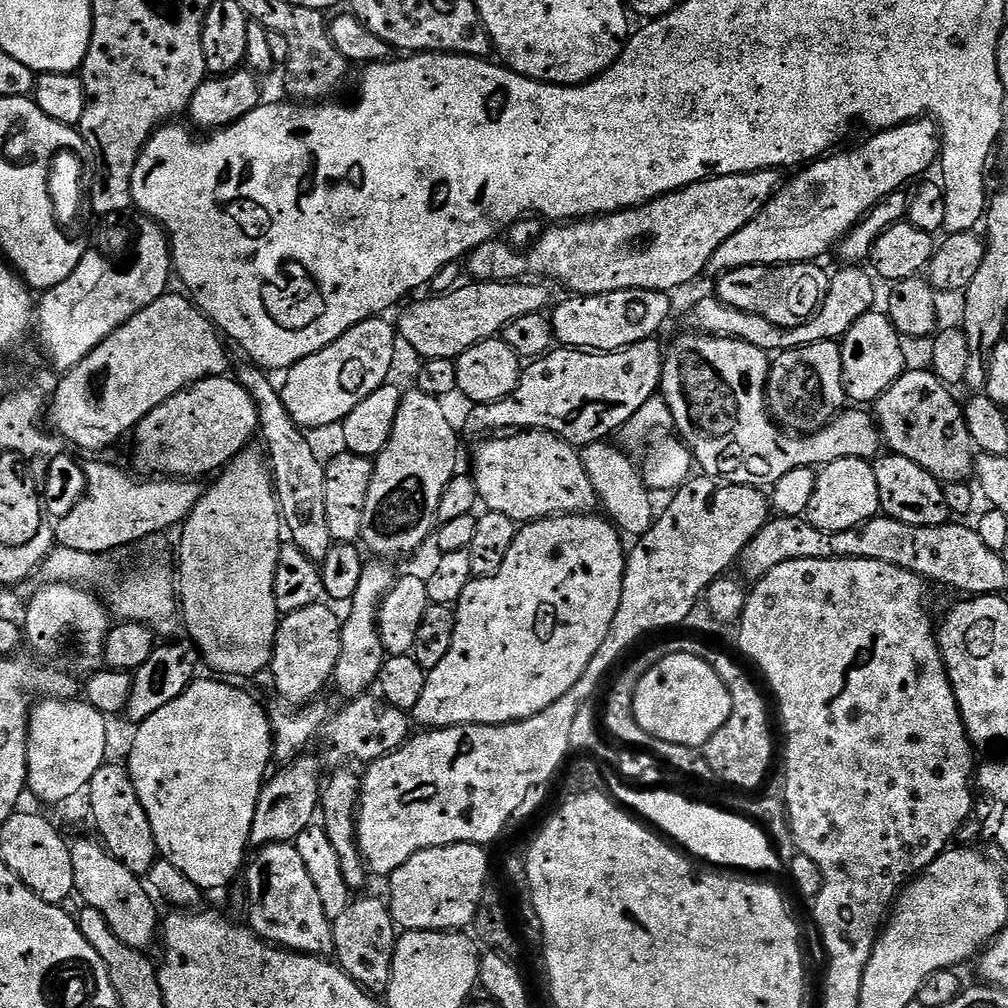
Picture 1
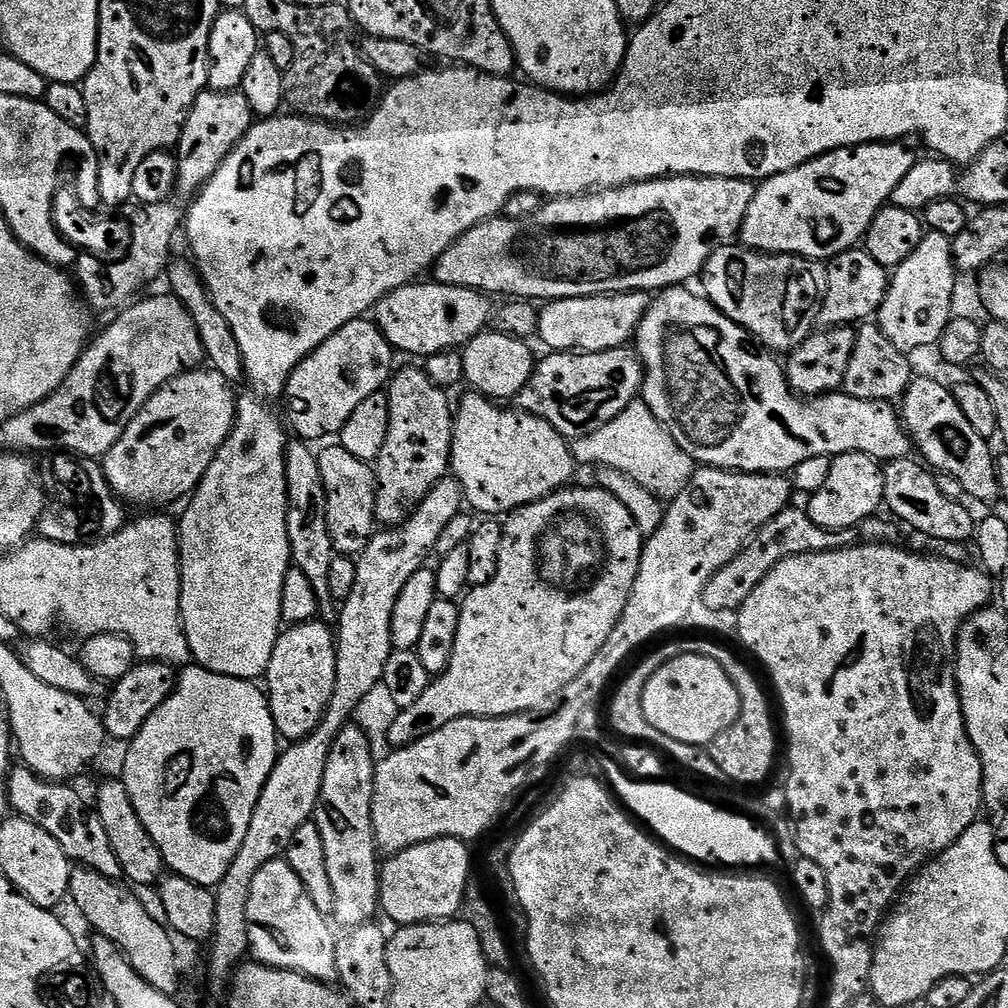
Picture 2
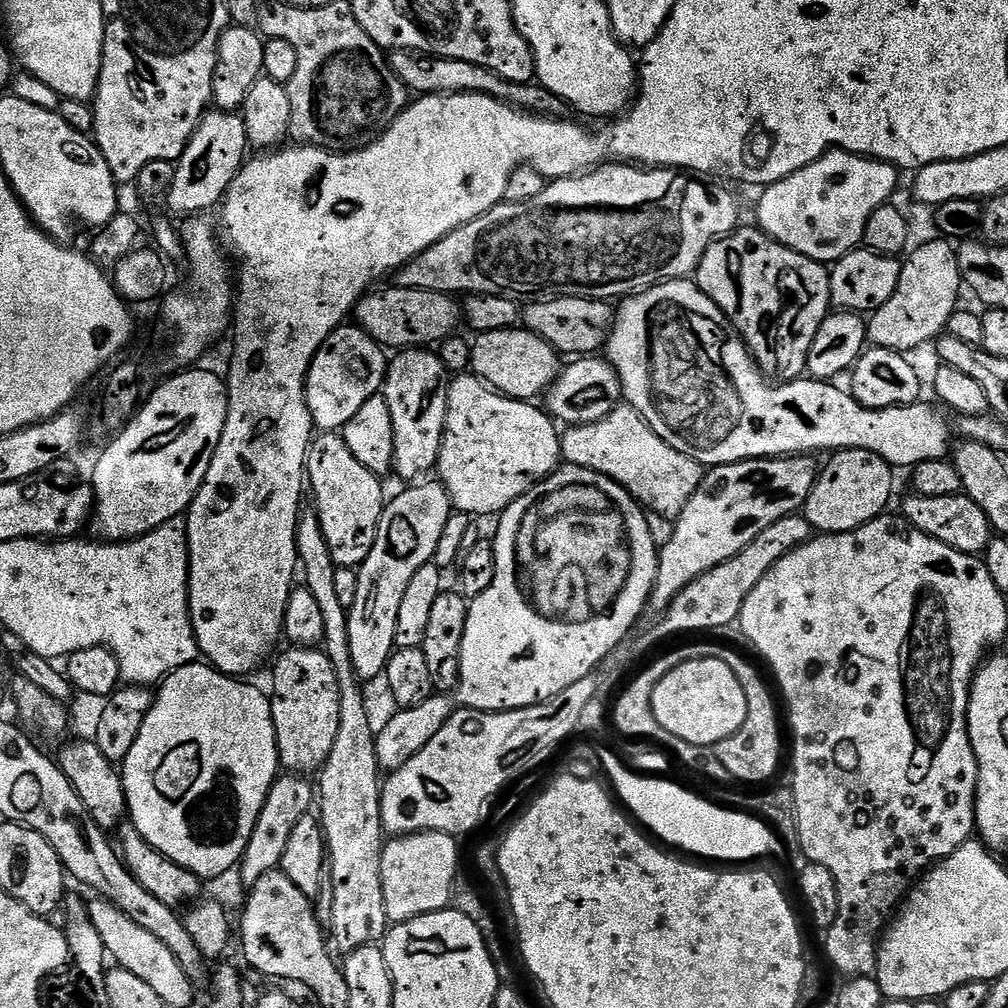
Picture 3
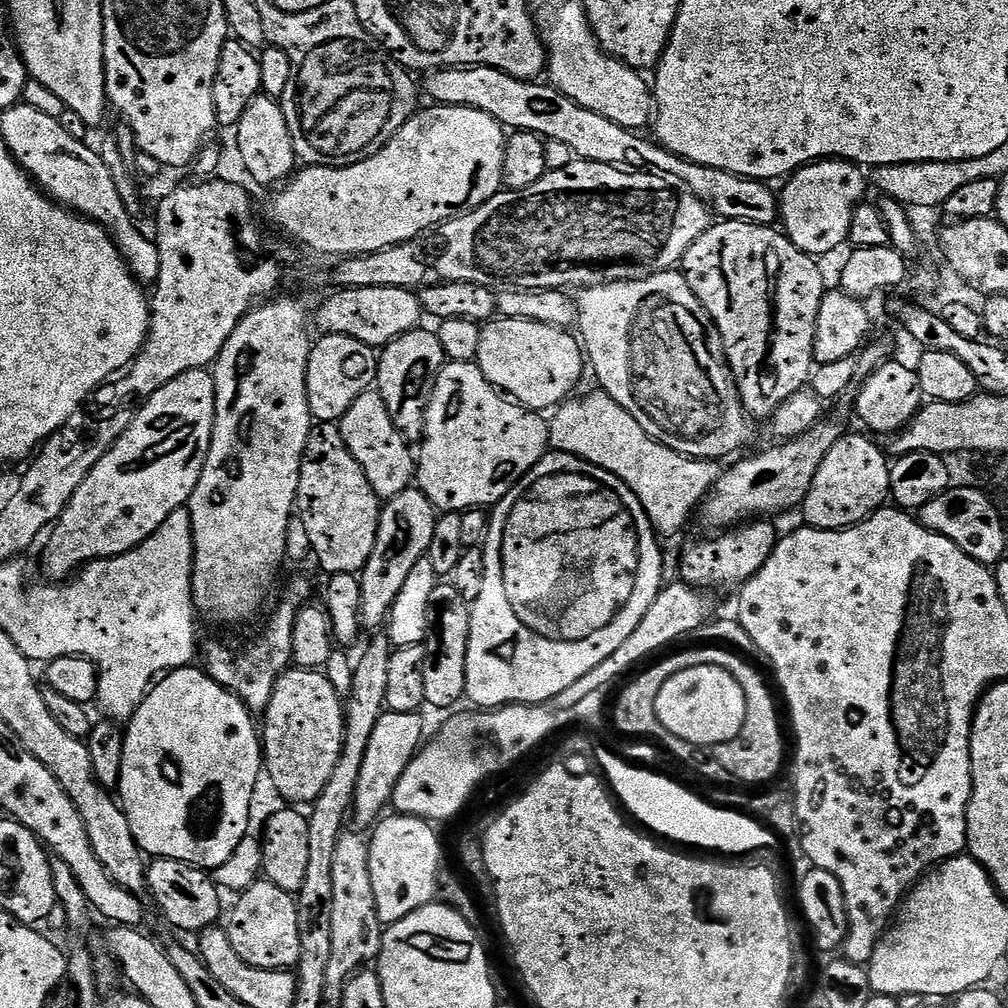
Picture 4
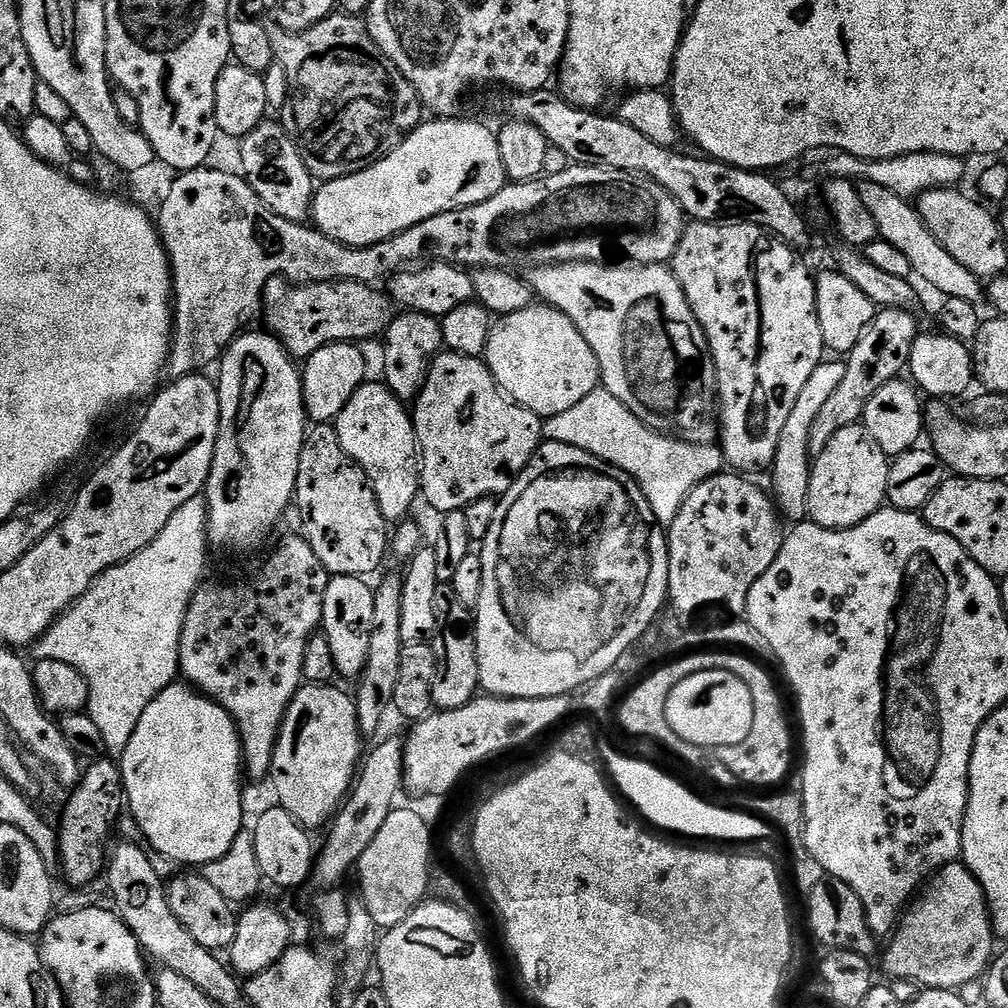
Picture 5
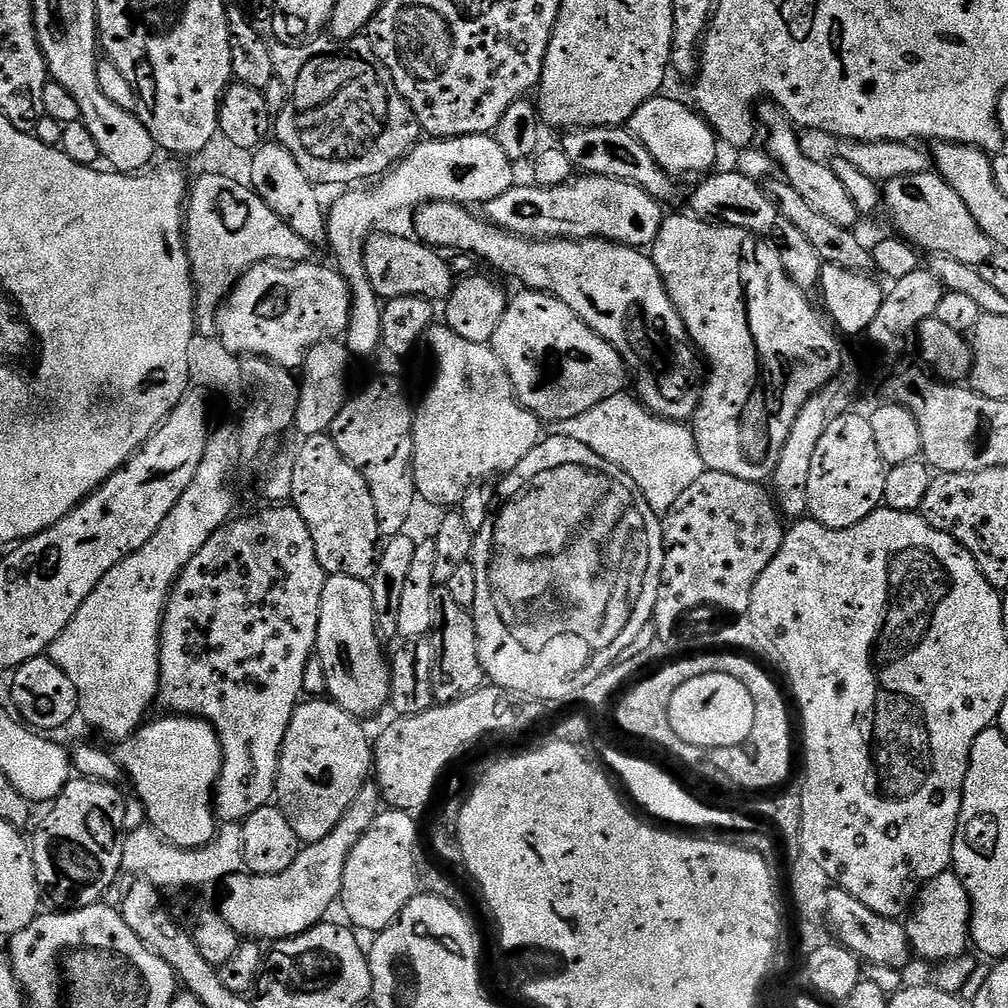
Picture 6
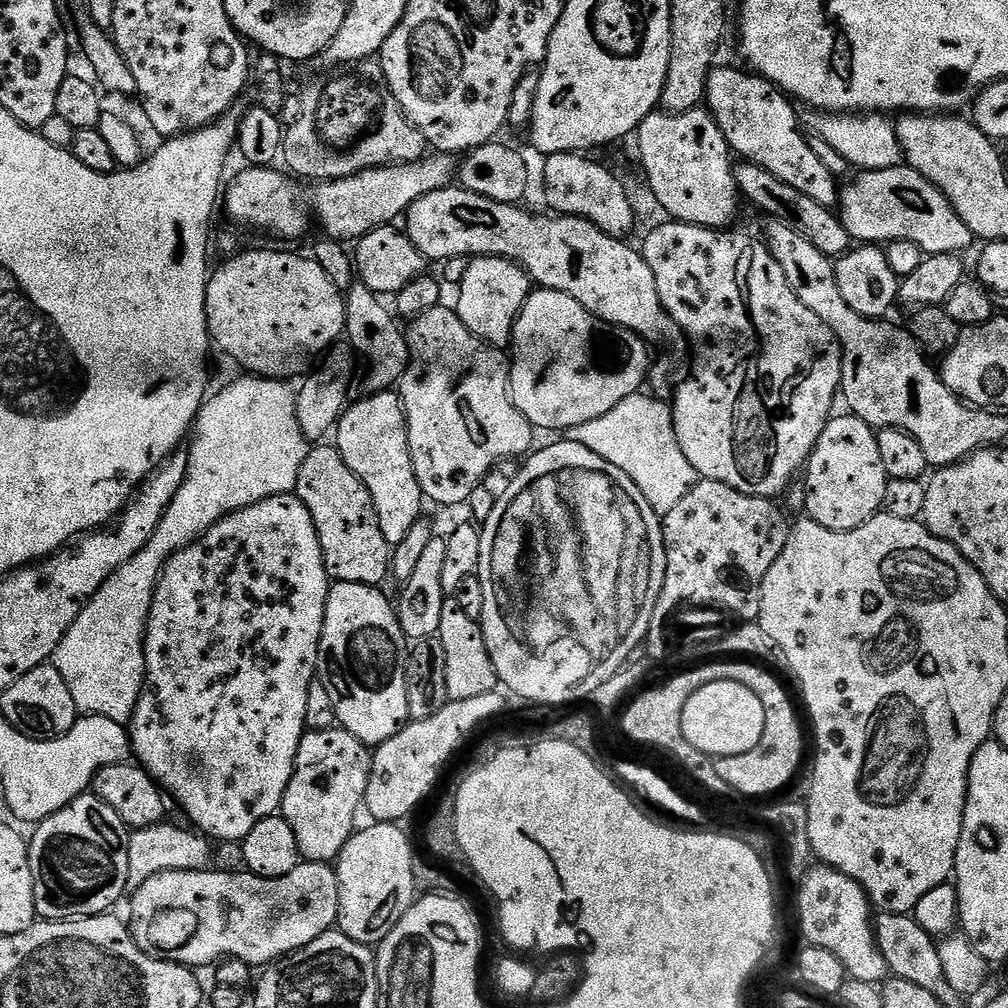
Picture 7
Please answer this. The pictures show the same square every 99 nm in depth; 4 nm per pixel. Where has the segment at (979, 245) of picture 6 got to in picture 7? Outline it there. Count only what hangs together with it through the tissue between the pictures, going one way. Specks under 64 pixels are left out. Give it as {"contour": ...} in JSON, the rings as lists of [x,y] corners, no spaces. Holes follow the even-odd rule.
{"contour":[[[901,166],[874,170],[873,172],[861,171],[847,181],[848,185],[841,187],[838,192],[838,215],[842,226],[846,226],[849,237],[864,246],[884,246],[889,240],[902,240],[914,242],[928,256],[941,256],[946,253],[964,254],[974,237],[966,222],[958,218],[954,206],[927,180],[922,178],[914,169]]]}

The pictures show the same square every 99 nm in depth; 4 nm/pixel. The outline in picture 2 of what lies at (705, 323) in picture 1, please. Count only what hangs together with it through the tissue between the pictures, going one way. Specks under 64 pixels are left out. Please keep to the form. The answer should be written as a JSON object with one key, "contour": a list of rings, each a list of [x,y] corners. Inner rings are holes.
{"contour":[[[853,250],[838,254],[827,265],[828,285],[824,295],[824,305],[820,311],[819,323],[824,328],[843,328],[868,322],[877,315],[886,298],[890,272],[883,268],[870,254],[863,250]]]}

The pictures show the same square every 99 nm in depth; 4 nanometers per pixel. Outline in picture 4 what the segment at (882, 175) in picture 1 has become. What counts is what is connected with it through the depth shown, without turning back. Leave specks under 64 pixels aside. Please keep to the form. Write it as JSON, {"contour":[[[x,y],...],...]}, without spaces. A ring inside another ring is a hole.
{"contour":[[[825,158],[792,173],[778,196],[778,220],[783,231],[798,250],[813,258],[828,256],[846,244],[857,204],[865,199],[865,169],[847,160]]]}

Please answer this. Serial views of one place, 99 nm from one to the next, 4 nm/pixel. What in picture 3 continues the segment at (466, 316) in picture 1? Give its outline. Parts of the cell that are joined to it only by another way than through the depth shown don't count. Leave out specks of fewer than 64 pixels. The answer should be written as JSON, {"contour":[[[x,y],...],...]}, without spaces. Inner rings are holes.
{"contour":[[[389,286],[381,296],[366,294],[354,309],[354,320],[366,334],[373,336],[381,346],[388,350],[403,350],[406,348],[419,348],[421,346],[436,346],[441,340],[453,335],[457,331],[456,323],[461,323],[462,308],[455,304],[451,295],[443,292],[427,292],[413,288],[397,288]]]}

